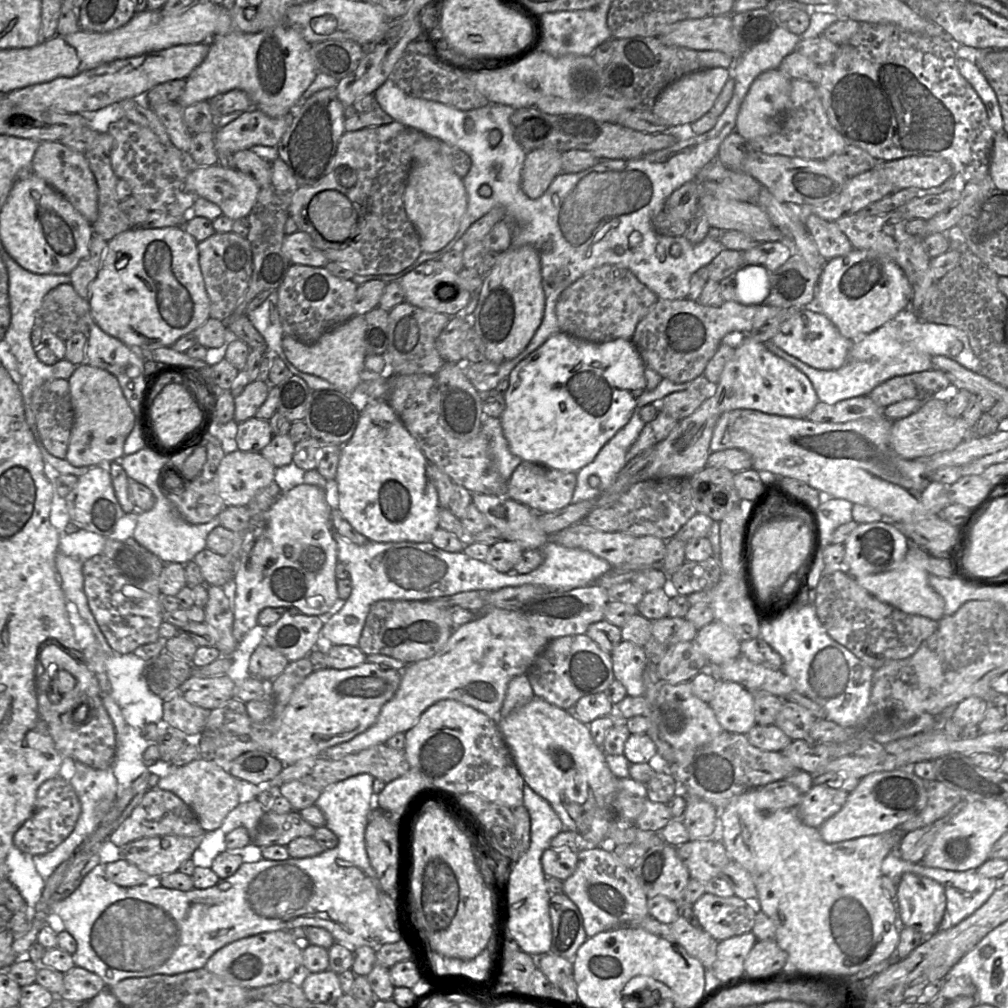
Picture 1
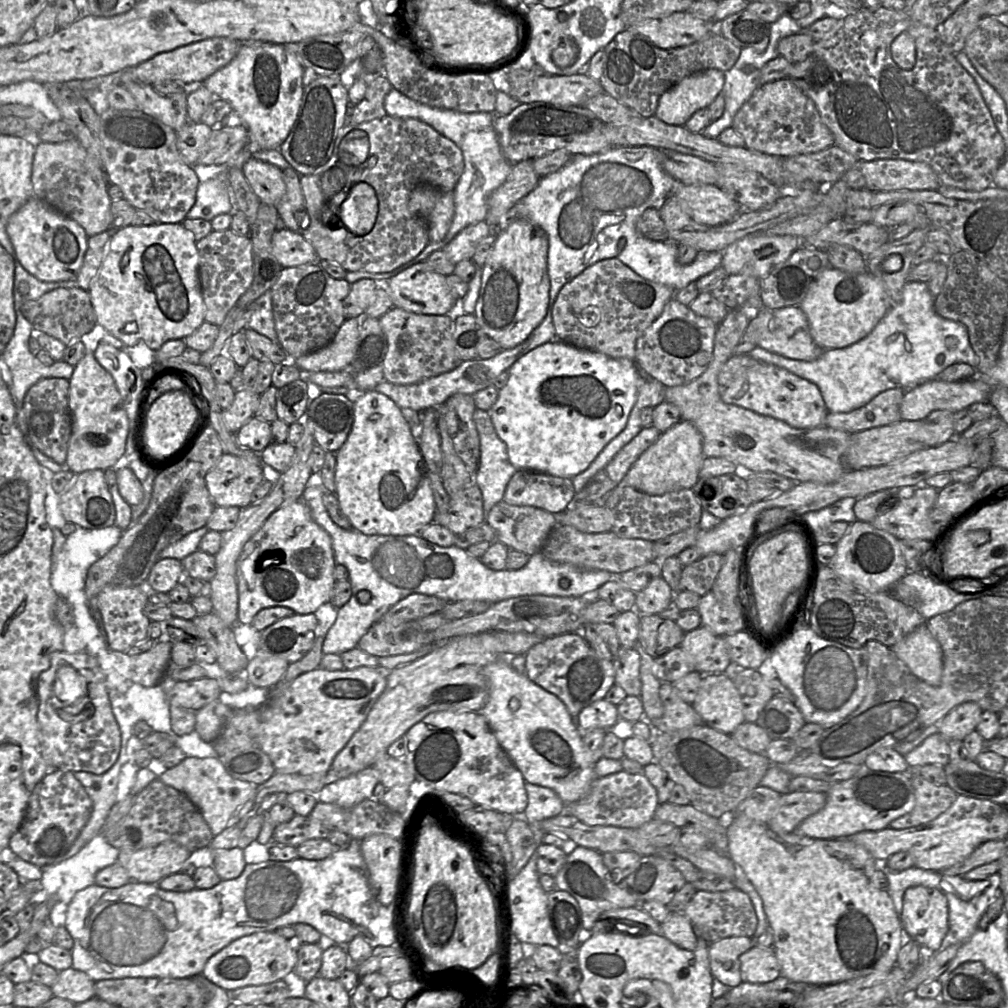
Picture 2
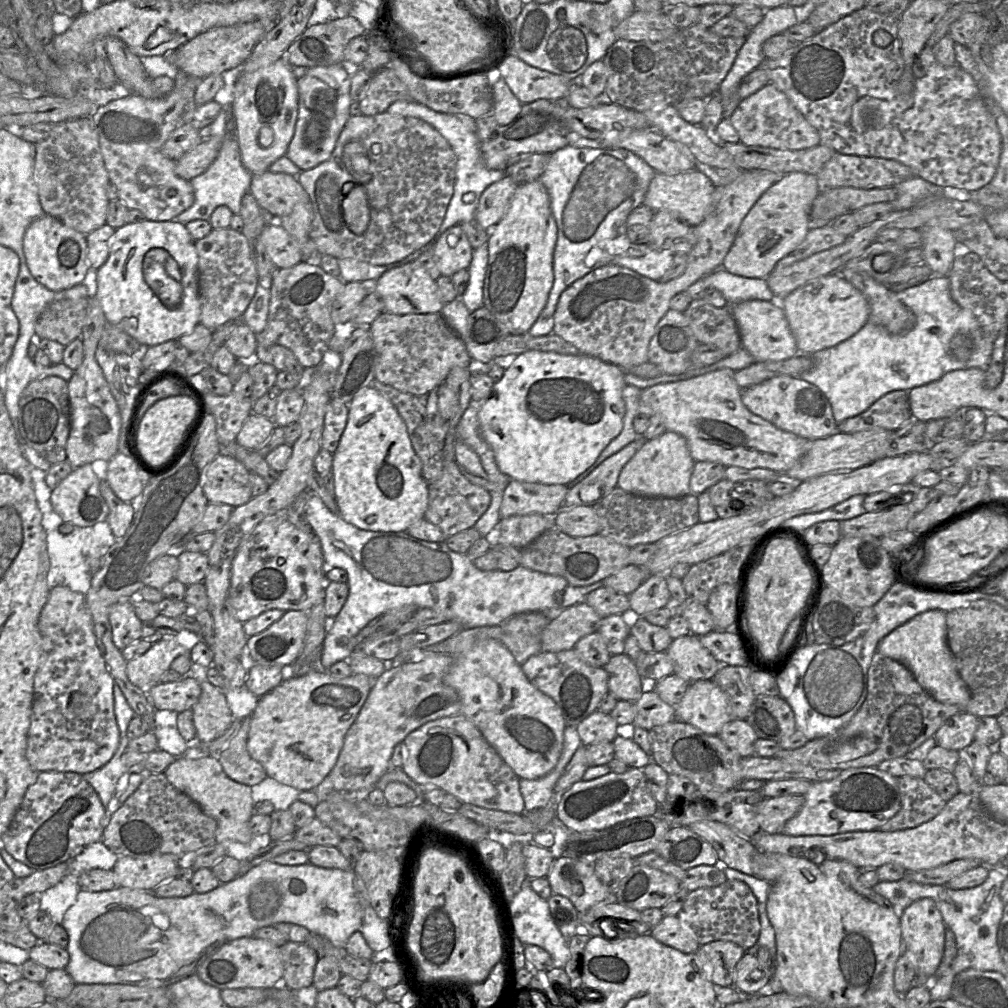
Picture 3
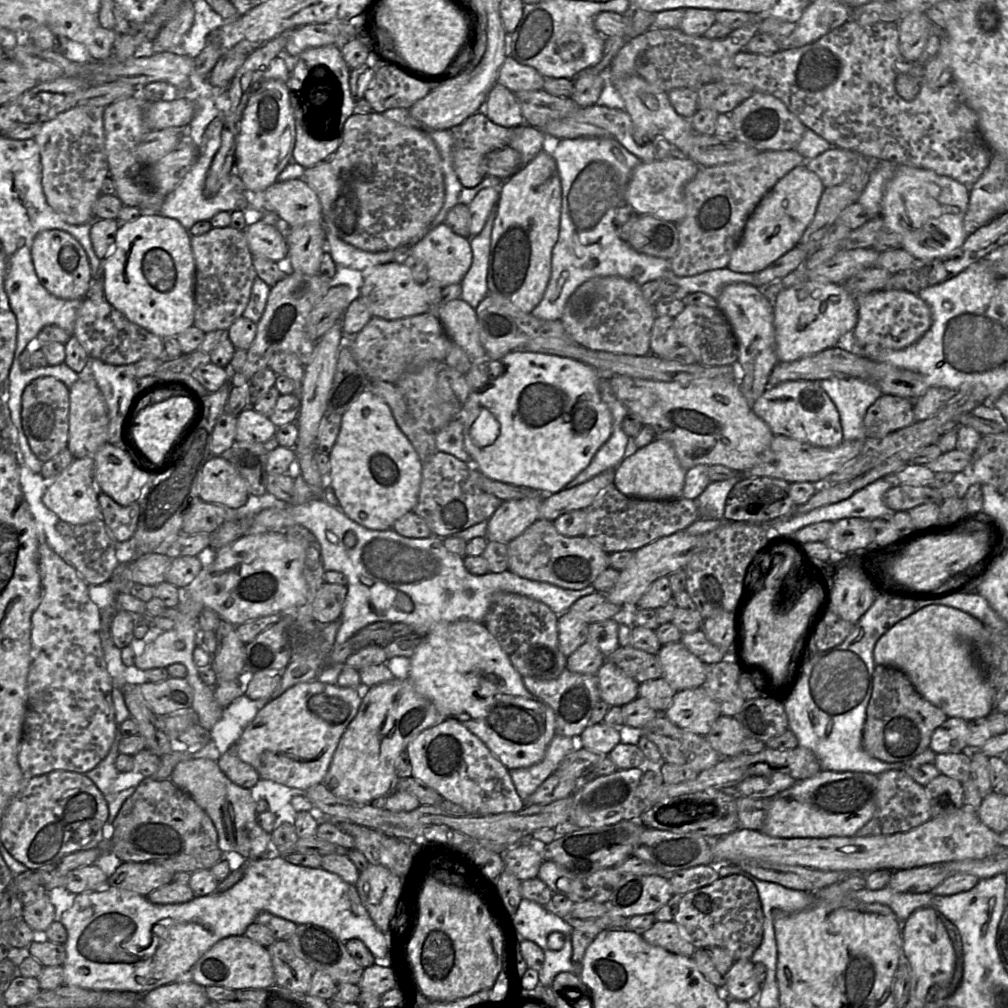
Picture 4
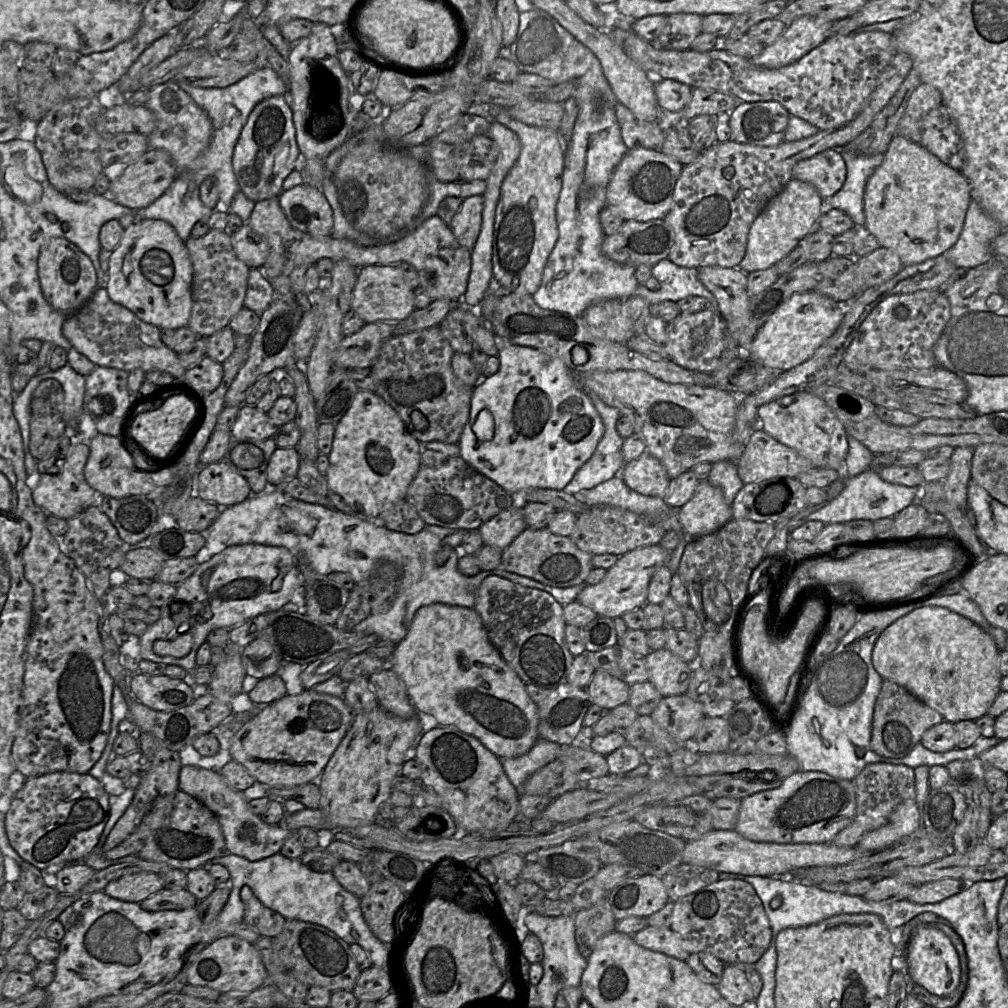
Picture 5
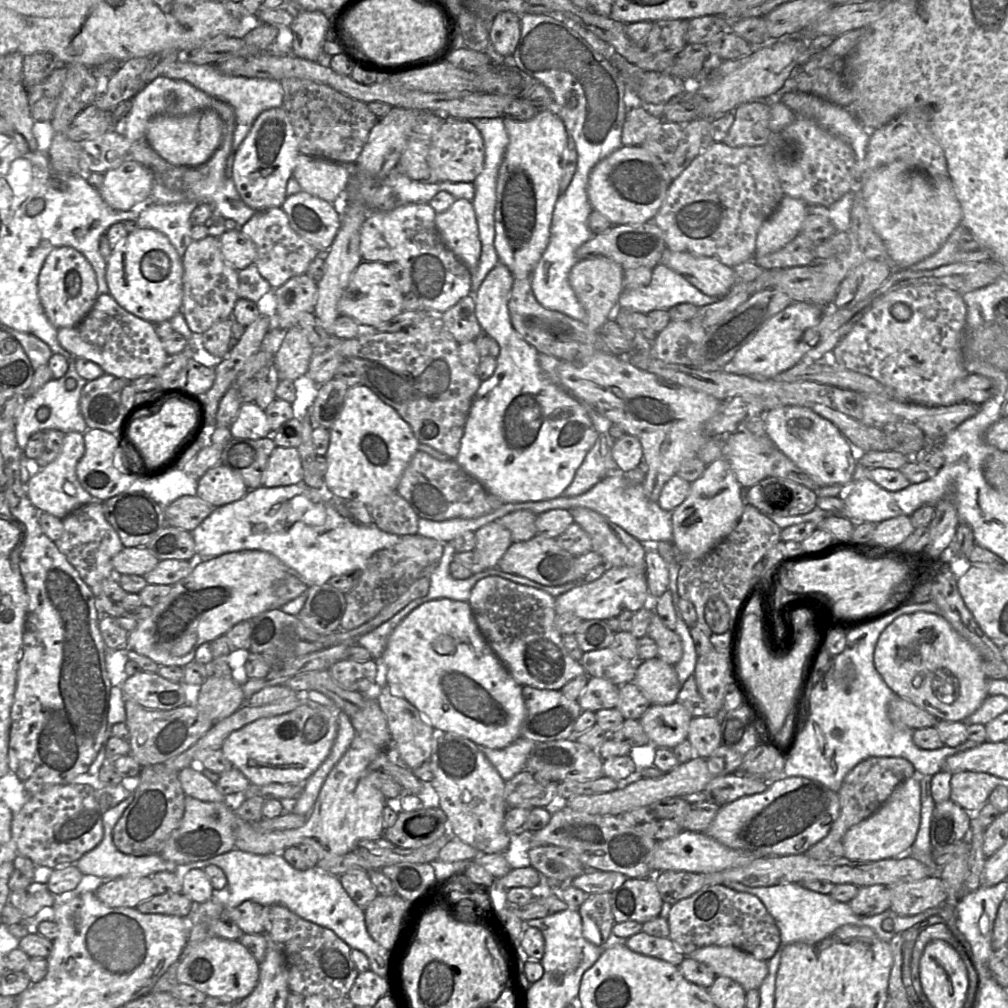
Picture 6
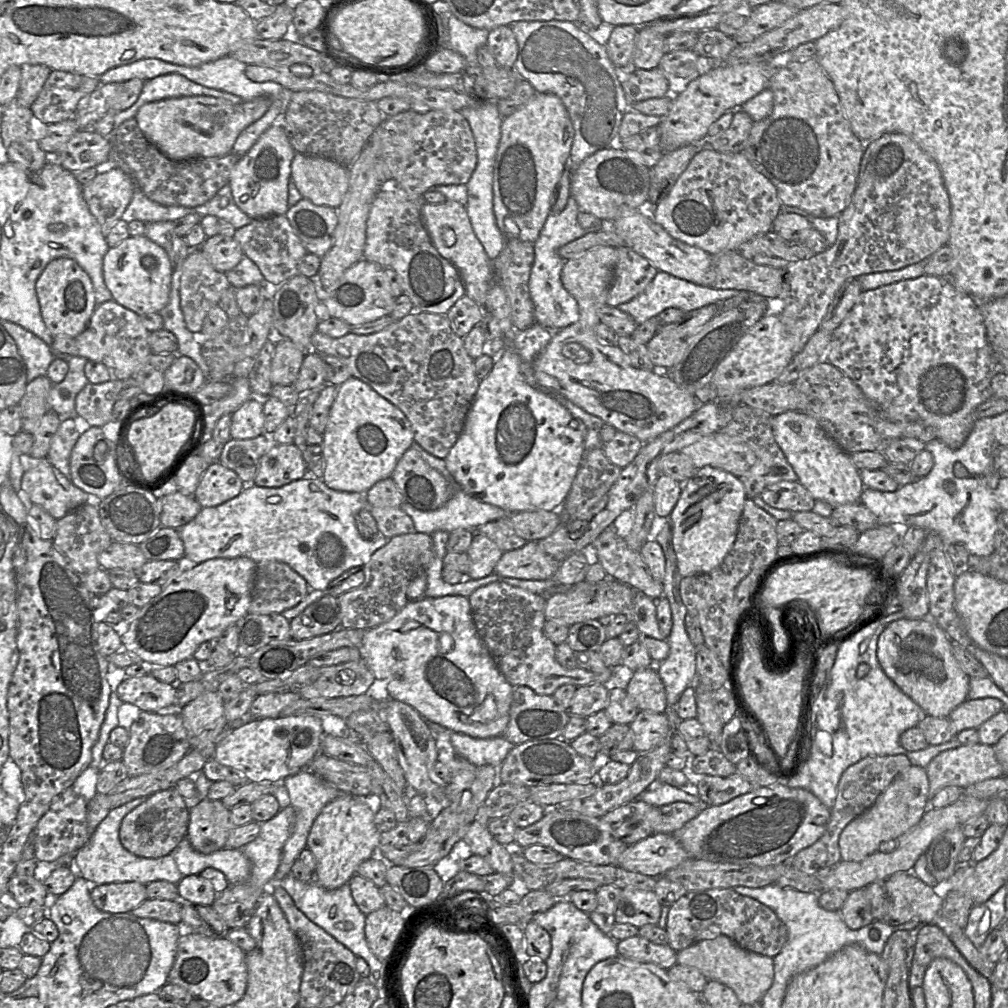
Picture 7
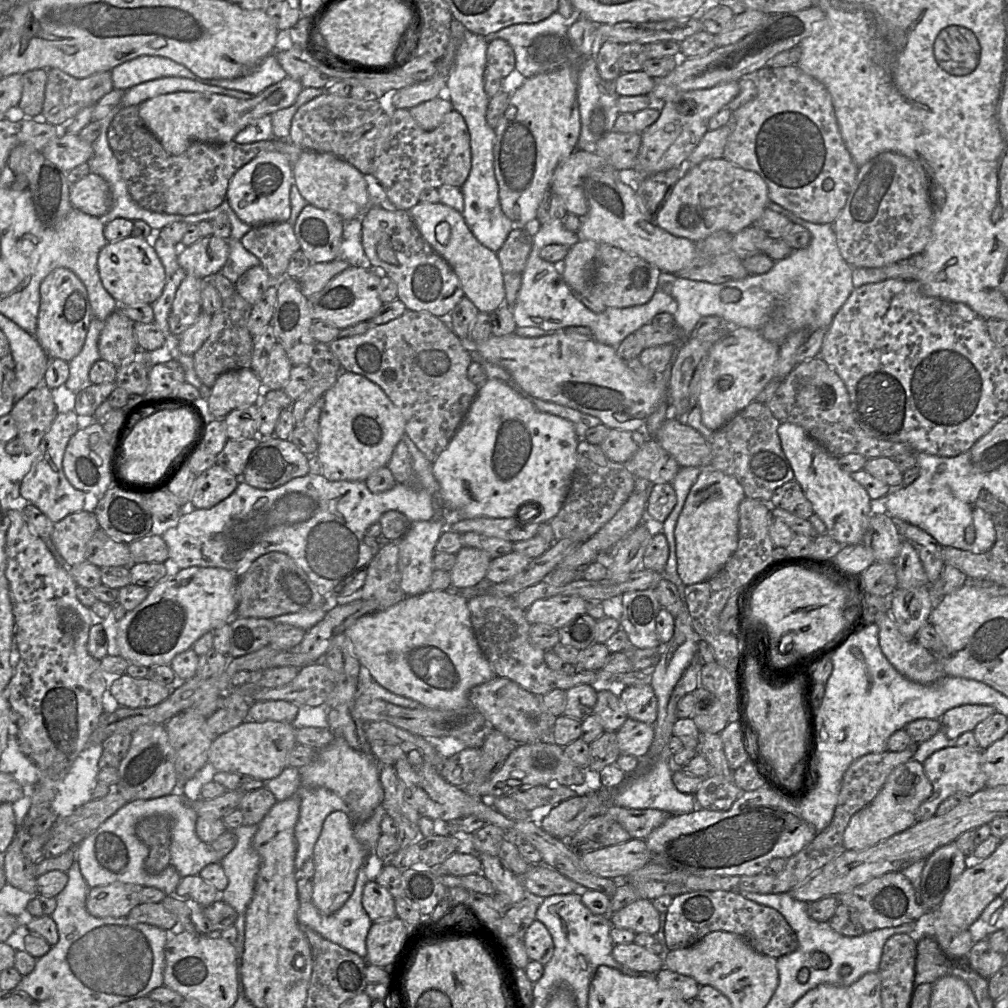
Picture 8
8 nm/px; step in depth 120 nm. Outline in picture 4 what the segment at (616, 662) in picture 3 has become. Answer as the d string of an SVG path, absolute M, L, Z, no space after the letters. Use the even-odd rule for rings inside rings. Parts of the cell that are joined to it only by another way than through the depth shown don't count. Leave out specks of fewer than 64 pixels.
M605 661L597 671L600 699L611 706L623 706L639 694L639 684L622 669L610 661Z

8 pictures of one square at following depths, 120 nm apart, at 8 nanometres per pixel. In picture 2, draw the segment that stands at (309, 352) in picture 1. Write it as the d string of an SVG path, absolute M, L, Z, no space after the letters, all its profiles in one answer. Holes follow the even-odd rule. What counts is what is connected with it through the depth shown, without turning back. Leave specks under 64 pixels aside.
M346 319L329 344L317 351L292 360L293 363L300 370L310 372L342 371L352 362L355 356L361 319Z

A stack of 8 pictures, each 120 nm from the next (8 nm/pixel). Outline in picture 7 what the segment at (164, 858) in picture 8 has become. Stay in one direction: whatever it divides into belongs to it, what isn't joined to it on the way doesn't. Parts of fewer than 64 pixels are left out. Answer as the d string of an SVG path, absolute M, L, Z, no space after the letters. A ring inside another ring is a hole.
M176 786L158 791L128 813L120 826L119 838L125 849L144 858L161 858L171 854L186 837L189 824L189 809L186 799Z

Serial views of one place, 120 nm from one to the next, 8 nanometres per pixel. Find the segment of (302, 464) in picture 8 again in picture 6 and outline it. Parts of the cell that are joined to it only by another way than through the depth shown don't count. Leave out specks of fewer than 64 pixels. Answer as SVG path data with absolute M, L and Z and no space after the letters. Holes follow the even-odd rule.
M276 446L262 477L265 487L279 487L297 484L303 479L301 459L296 447Z

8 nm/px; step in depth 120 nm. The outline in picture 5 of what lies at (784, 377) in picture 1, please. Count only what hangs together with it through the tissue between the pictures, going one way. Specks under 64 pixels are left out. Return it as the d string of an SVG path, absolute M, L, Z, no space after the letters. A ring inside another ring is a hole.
M808 389L783 396L757 408L757 415L763 422L763 430L780 443L798 451L809 459L814 467L830 468L842 471L848 454L847 433L842 422L824 400ZM647 452L624 463L621 478L635 492L660 498L664 497L671 481L661 462Z

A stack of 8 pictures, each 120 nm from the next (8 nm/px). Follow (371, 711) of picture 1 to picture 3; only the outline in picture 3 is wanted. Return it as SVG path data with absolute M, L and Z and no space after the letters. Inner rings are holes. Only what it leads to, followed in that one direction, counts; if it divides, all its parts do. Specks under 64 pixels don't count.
M319 668L302 676L286 677L281 684L260 697L251 716L247 739L248 753L263 766L268 777L301 792L314 790L334 768L346 733L364 705L374 679L355 674L336 677Z

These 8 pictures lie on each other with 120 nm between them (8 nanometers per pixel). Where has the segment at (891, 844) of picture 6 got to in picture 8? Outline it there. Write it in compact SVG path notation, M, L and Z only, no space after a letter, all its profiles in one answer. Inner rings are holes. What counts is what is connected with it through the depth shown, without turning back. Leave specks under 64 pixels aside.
M910 759L897 766L887 777L882 789L871 803L852 816L845 829L845 850L864 850L913 826L916 811L932 793L932 784L922 763Z

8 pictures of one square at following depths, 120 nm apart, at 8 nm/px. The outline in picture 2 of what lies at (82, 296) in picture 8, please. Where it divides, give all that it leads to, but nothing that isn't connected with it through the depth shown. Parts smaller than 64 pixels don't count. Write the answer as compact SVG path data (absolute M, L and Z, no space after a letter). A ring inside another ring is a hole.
M32 196L9 217L6 231L18 261L31 275L43 282L76 280L88 241L77 222Z

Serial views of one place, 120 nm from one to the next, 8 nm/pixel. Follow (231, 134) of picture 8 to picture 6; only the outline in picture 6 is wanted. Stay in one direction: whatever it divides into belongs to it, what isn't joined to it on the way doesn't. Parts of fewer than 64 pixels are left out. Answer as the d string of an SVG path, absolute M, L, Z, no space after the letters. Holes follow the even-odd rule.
M213 109L198 110L183 116L156 116L146 130L150 146L166 162L176 166L198 167L205 164L221 146L224 124Z

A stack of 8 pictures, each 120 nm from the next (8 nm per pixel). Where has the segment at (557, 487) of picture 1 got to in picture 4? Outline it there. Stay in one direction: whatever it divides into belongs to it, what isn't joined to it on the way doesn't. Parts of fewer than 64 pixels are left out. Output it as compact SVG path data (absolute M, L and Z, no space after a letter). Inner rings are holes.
M543 498L503 501L490 517L485 538L487 541L508 544L540 519L539 508Z

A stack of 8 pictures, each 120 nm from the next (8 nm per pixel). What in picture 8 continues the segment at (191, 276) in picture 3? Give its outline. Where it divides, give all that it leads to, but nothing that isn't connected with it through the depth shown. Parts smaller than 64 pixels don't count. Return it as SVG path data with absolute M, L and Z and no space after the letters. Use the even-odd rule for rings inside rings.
M130 236L107 243L98 255L97 264L105 290L122 307L151 305L162 294L165 286L165 271L152 247L151 240Z

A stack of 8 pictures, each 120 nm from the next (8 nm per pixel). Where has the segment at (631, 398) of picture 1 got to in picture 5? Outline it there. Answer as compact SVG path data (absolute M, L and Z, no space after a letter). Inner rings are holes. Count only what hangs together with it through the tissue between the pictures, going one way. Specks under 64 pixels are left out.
M496 337L498 359L500 367L497 373L490 377L482 377L473 388L471 397L470 415L458 442L460 457L480 474L498 484L510 495L519 494L529 489L563 490L571 481L576 471L592 456L600 439L604 434L604 425L588 395L580 388L578 377L561 359L552 357L545 352L526 346L513 345L502 338Z

